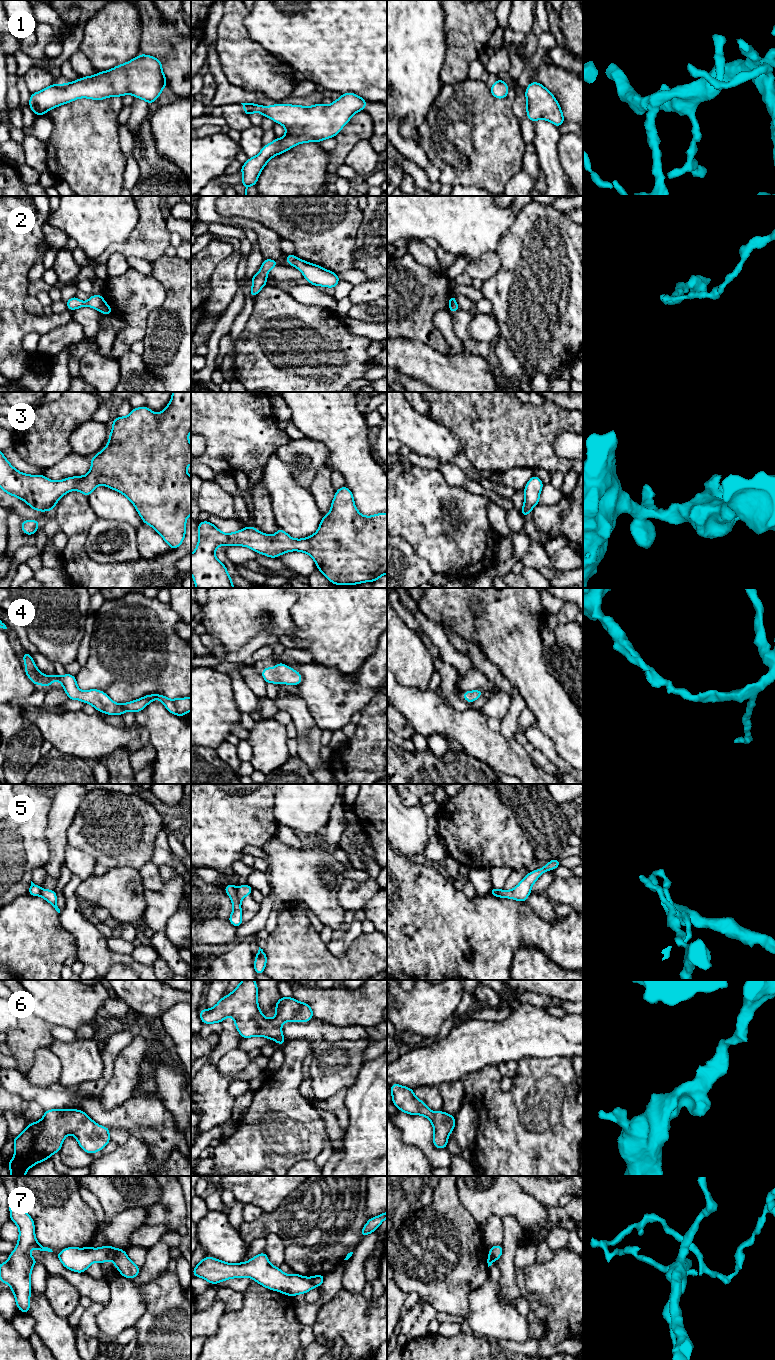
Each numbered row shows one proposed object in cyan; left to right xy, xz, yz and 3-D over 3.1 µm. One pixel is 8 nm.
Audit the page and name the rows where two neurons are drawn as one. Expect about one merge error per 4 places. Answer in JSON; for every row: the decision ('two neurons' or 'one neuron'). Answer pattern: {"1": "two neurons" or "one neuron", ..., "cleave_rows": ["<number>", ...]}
{"1": "one neuron", "2": "two neurons", "3": "one neuron", "4": "one neuron", "5": "two neurons", "6": "one neuron", "7": "two neurons", "cleave_rows": ["2", "5", "7"]}

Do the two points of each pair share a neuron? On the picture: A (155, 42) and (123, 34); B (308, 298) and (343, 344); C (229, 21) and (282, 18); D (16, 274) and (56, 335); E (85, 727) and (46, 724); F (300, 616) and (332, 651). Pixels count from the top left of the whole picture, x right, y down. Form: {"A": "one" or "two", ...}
{"A": "two", "B": "two", "C": "two", "D": "two", "E": "one", "F": "one"}

